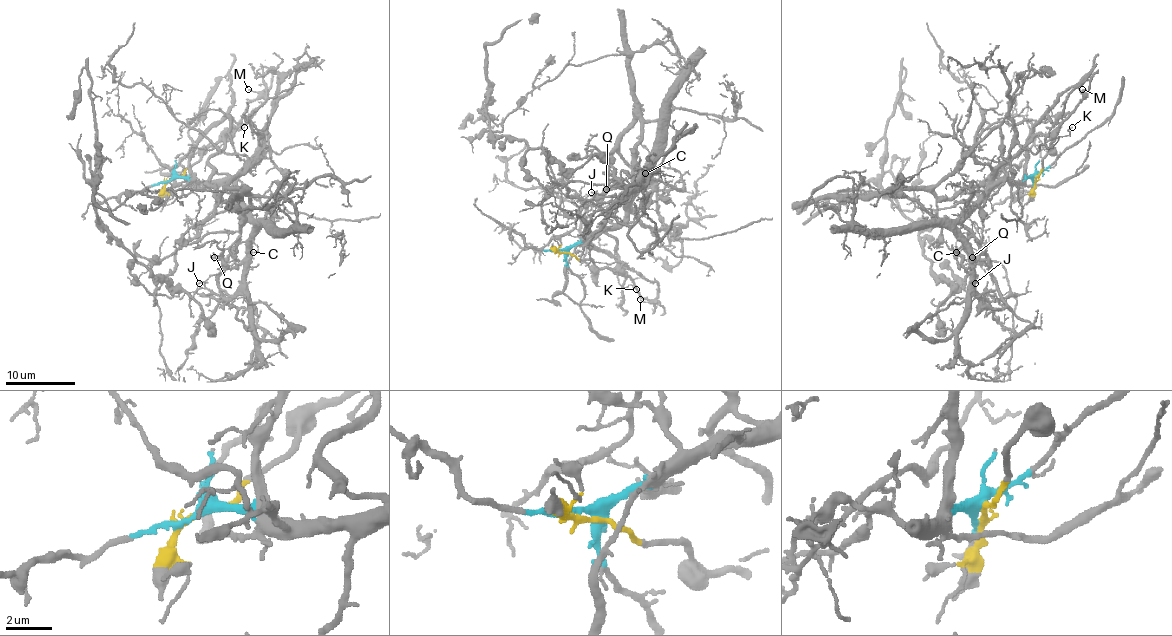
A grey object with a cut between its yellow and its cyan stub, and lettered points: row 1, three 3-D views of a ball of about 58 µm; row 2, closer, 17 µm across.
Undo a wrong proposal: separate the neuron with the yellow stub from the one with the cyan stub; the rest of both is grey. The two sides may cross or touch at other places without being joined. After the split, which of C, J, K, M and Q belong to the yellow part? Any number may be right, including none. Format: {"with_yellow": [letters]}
{"with_yellow": ["K", "M"]}

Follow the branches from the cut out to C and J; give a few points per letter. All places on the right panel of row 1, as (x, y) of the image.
C: (1033, 178), (1002, 180), (997, 183), (957, 225), (957, 253)
J: (1033, 178), (1002, 180), (957, 225), (960, 242), (971, 258), (971, 265), (966, 270), (976, 275), (974, 282)

